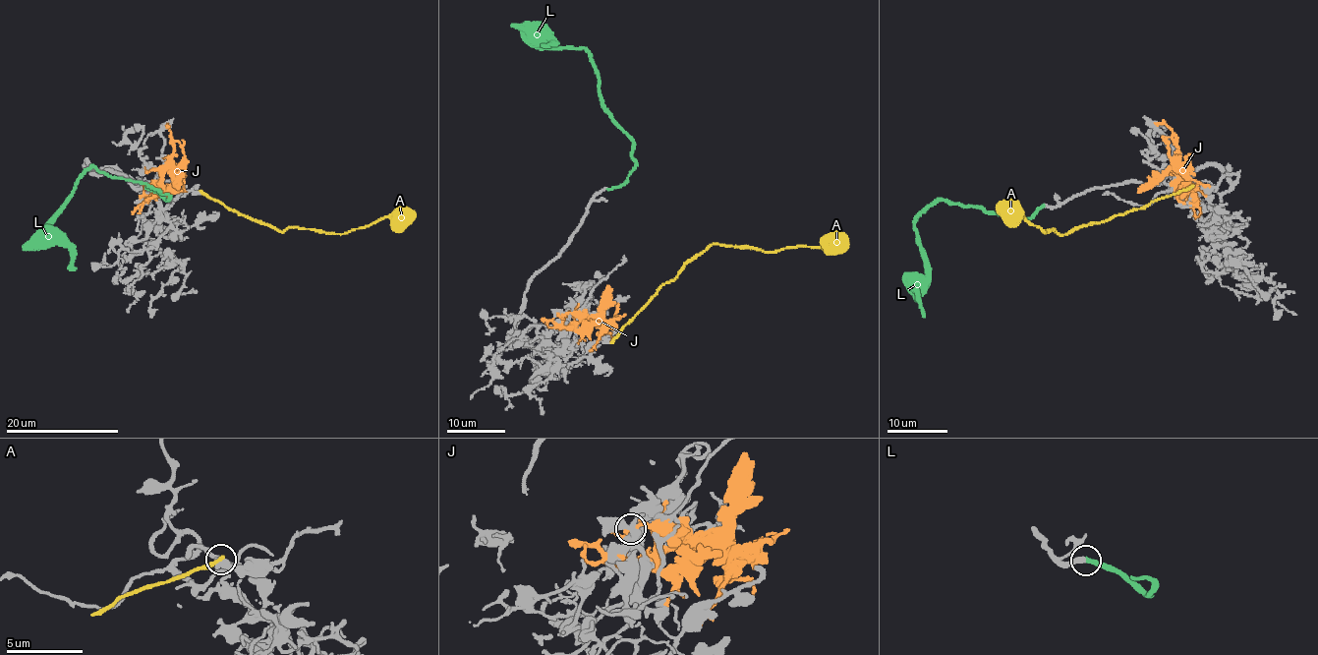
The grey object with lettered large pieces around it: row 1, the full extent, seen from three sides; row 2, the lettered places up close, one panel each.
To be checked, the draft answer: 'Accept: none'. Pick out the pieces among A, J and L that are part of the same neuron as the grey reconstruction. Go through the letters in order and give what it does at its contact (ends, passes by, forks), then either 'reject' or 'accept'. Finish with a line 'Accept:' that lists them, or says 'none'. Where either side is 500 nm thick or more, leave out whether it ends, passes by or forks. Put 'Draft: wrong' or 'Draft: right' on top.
Draft: wrong
A: reject
J: it passes by | reject
L: it ends | accept
Accept: L

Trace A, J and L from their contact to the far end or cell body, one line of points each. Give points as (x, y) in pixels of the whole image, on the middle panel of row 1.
A: (611, 341), (662, 284), (674, 279), (685, 264), (713, 244), (770, 251), (796, 246), (846, 247), (848, 242)
J: (565, 314), (577, 313), (610, 325), (618, 303)
L: (606, 189), (619, 188), (635, 166), (632, 141), (606, 108), (583, 48), (538, 45), (549, 39), (547, 47)

